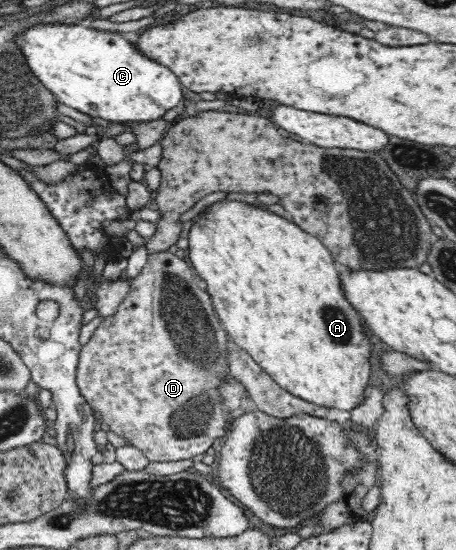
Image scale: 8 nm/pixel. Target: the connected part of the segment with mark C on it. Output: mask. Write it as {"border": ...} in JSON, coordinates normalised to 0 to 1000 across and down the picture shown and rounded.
{"border":[[[103,42],[72,45],[53,55],[35,78],[46,85],[64,127],[90,151],[123,173],[127,185],[145,189],[200,213],[226,215],[263,225],[331,222],[357,216],[368,200],[384,196],[404,180],[393,142],[362,118],[305,96],[287,75],[259,60],[204,53],[186,44],[134,45]]]}

